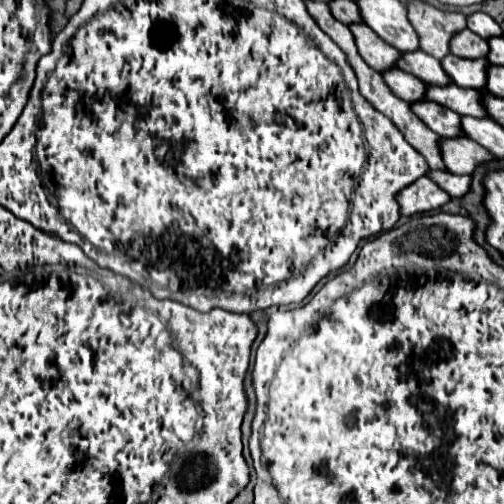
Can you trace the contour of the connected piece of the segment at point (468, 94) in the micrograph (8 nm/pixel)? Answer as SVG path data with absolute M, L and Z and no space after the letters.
M454 82L448 84L446 88L430 88L426 84L426 100L434 100L460 116L486 116L486 110L482 108L480 92L474 88L458 88Z

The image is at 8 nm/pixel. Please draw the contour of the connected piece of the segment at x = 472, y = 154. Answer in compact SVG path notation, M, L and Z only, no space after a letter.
M468 136L440 138L440 152L452 174L472 174L476 164L492 160L492 154Z

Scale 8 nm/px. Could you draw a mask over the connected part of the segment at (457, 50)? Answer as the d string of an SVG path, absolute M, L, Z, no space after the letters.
M464 28L450 40L450 52L460 58L484 58L488 54L488 42Z

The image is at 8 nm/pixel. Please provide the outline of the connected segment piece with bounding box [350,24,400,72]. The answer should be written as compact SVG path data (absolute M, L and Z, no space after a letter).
M350 24L350 30L354 34L358 52L366 64L370 64L378 72L394 66L394 62L400 56L396 48L390 48L390 44L386 44L384 40L378 40L378 36L374 36L374 32L366 28L366 24Z

